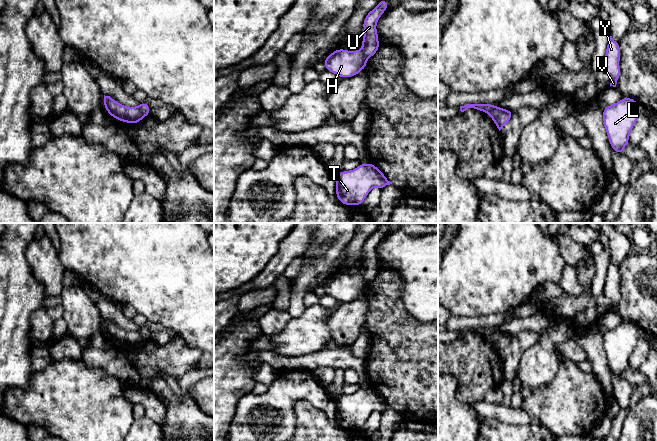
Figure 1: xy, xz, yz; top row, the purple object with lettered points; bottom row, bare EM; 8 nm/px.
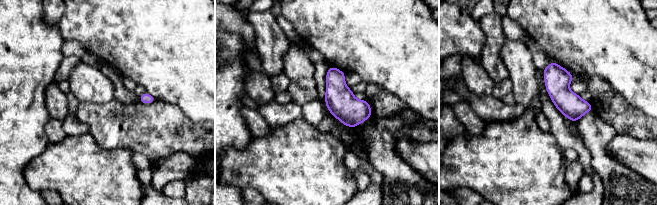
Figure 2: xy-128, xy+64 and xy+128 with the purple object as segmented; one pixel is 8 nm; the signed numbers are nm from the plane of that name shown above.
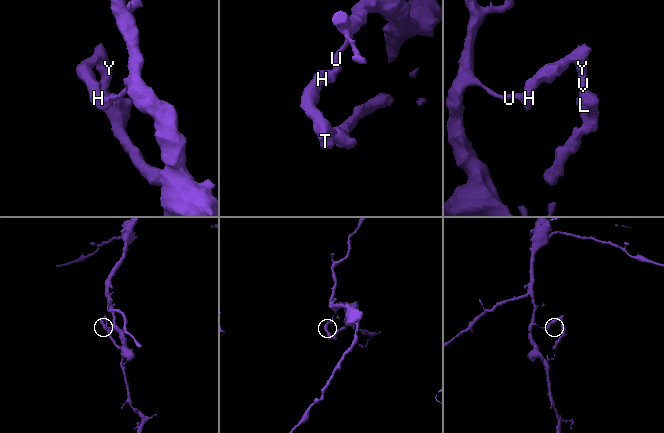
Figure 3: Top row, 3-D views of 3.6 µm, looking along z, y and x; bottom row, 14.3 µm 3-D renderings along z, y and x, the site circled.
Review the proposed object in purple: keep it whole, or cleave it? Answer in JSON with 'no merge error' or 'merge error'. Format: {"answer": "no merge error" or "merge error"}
{"answer": "merge error"}

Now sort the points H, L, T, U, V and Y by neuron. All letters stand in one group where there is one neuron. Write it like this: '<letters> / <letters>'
H L T V Y / U

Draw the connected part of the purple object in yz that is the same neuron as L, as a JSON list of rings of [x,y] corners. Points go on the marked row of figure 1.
[[[627,96],[603,109],[603,123],[610,146],[621,155],[639,115],[640,104]]]

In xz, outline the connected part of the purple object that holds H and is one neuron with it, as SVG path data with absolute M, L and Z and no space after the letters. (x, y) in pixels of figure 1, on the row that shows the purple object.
M337 49L324 59L325 68L342 78L357 76L362 69L366 69L367 57L362 49L348 51Z

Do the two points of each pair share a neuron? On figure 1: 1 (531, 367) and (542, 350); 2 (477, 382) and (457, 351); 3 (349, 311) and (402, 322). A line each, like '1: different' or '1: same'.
1: same
2: same
3: different

